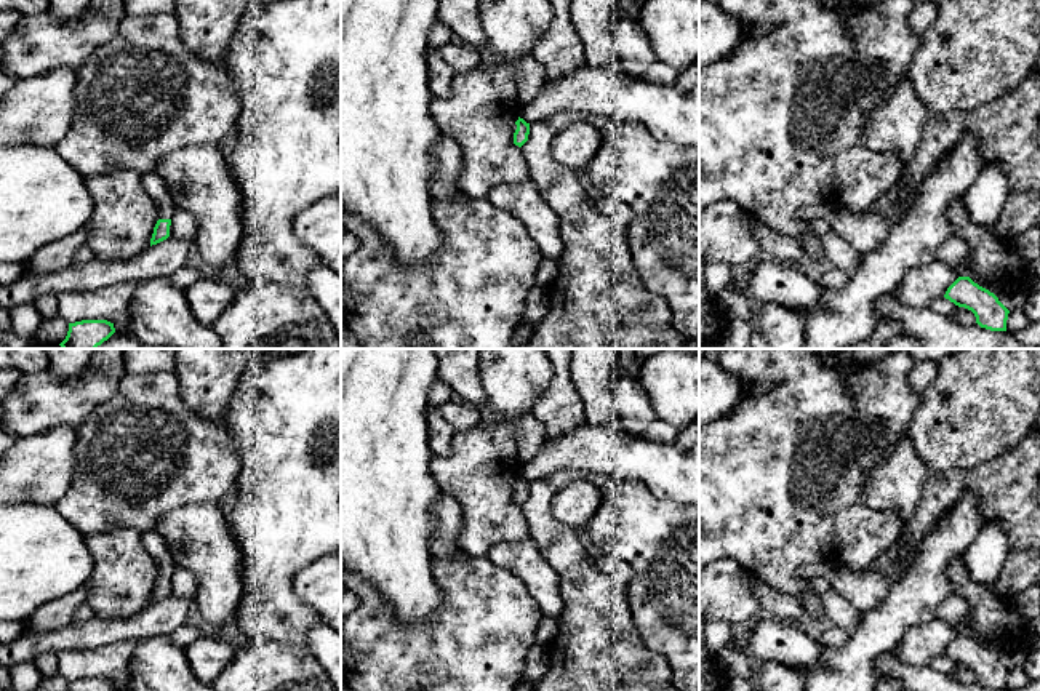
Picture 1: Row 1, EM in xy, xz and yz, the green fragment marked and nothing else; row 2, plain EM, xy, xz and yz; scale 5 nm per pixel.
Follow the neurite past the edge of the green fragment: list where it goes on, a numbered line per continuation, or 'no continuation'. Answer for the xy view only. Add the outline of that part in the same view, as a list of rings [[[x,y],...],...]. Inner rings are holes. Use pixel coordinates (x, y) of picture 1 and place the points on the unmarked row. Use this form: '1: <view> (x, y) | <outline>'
1: xy (152, 541) | [[[149,531],[141,534],[141,541],[149,552],[149,555],[157,563],[157,579],[158,577],[171,577],[176,571],[176,563],[163,541],[163,537],[157,531]]]

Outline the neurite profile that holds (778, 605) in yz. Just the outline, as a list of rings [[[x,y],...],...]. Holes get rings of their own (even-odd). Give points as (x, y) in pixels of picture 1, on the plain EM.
[[[754,577],[754,595],[762,606],[763,616],[802,624],[803,608],[798,597],[774,590],[758,577]]]

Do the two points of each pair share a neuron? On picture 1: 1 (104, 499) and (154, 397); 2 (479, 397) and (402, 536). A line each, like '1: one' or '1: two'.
1: one
2: two

